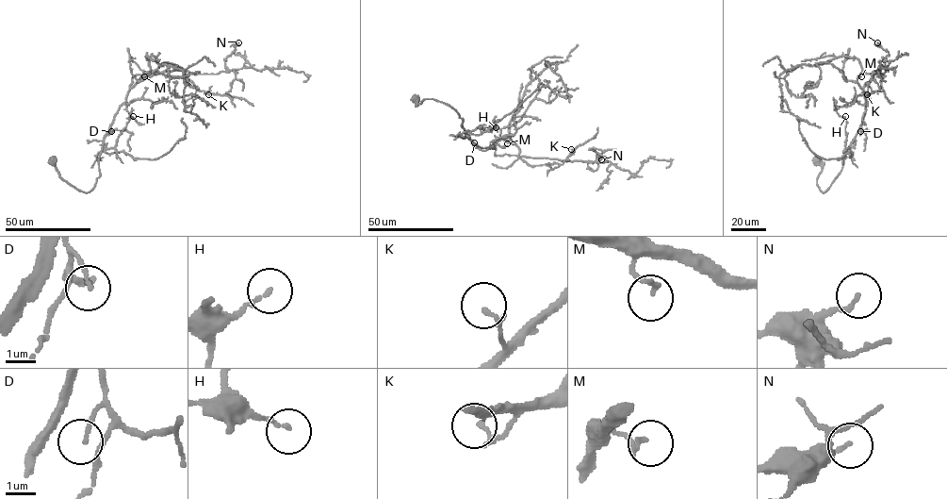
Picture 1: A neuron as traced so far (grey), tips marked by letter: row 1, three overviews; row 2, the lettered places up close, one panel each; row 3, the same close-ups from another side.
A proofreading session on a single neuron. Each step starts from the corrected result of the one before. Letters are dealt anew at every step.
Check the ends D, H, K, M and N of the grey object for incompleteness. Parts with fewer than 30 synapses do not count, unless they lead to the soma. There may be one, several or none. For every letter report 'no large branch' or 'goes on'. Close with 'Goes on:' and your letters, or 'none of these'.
D: no large branch
H: no large branch
K: no large branch
M: no large branch
N: no large branch
Goes on: none of these

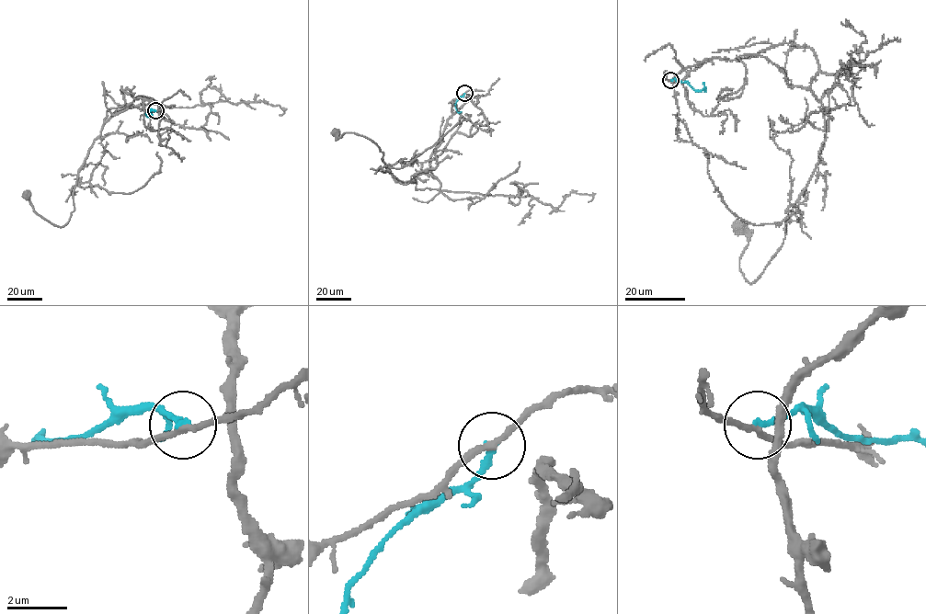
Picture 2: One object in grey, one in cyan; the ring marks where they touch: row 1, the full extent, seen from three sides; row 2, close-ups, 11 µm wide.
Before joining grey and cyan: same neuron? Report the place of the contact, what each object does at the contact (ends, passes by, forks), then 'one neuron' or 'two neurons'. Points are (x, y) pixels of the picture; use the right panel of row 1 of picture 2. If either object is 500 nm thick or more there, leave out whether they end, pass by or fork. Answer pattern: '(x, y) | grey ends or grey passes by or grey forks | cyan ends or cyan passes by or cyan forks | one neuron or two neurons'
(670, 80) | grey passes by | cyan ends | two neurons

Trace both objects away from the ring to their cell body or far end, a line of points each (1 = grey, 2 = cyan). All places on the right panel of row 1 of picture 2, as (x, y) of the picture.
1: (670, 81), (780, 43), (816, 56), (824, 146), (752, 283), (739, 270), (740, 228)
2: (670, 81), (687, 82), (695, 90), (703, 90), (703, 82)

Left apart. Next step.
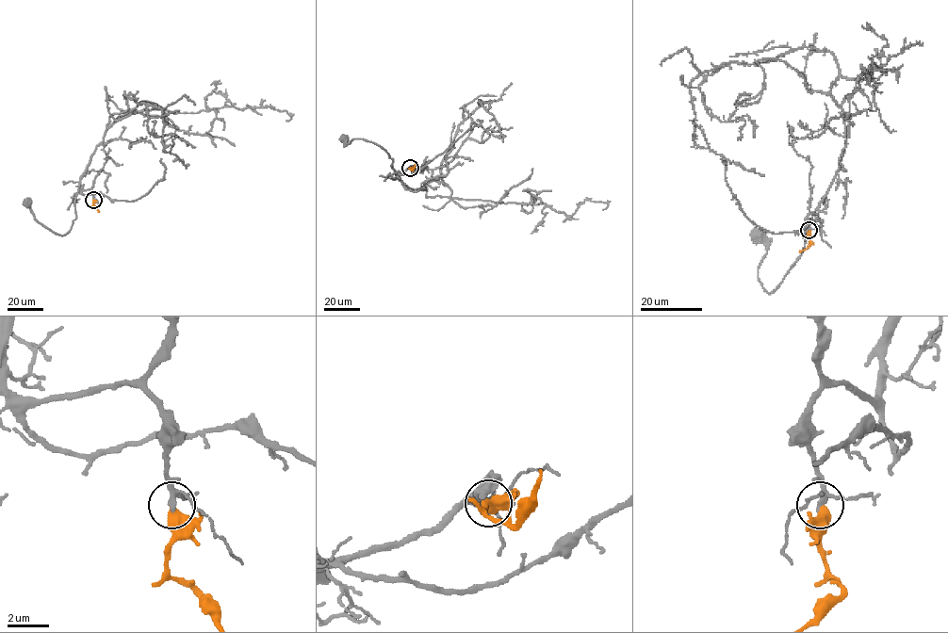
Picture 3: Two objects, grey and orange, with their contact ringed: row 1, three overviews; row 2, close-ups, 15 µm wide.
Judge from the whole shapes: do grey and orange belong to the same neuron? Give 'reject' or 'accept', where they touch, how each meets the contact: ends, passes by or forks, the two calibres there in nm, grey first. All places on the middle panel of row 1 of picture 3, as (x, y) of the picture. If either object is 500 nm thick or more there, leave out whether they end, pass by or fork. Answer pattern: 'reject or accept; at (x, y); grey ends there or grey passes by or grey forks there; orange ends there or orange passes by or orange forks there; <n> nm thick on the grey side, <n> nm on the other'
accept; at (410, 168); 180 nm thick on the grey side, 550 nm on the other

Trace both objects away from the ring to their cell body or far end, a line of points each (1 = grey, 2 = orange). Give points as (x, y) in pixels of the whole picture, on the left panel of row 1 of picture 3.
1: (93, 199), (92, 190), (78, 186), (76, 219), (62, 235), (40, 223), (28, 202)
2: (93, 199), (93, 204), (99, 212)

